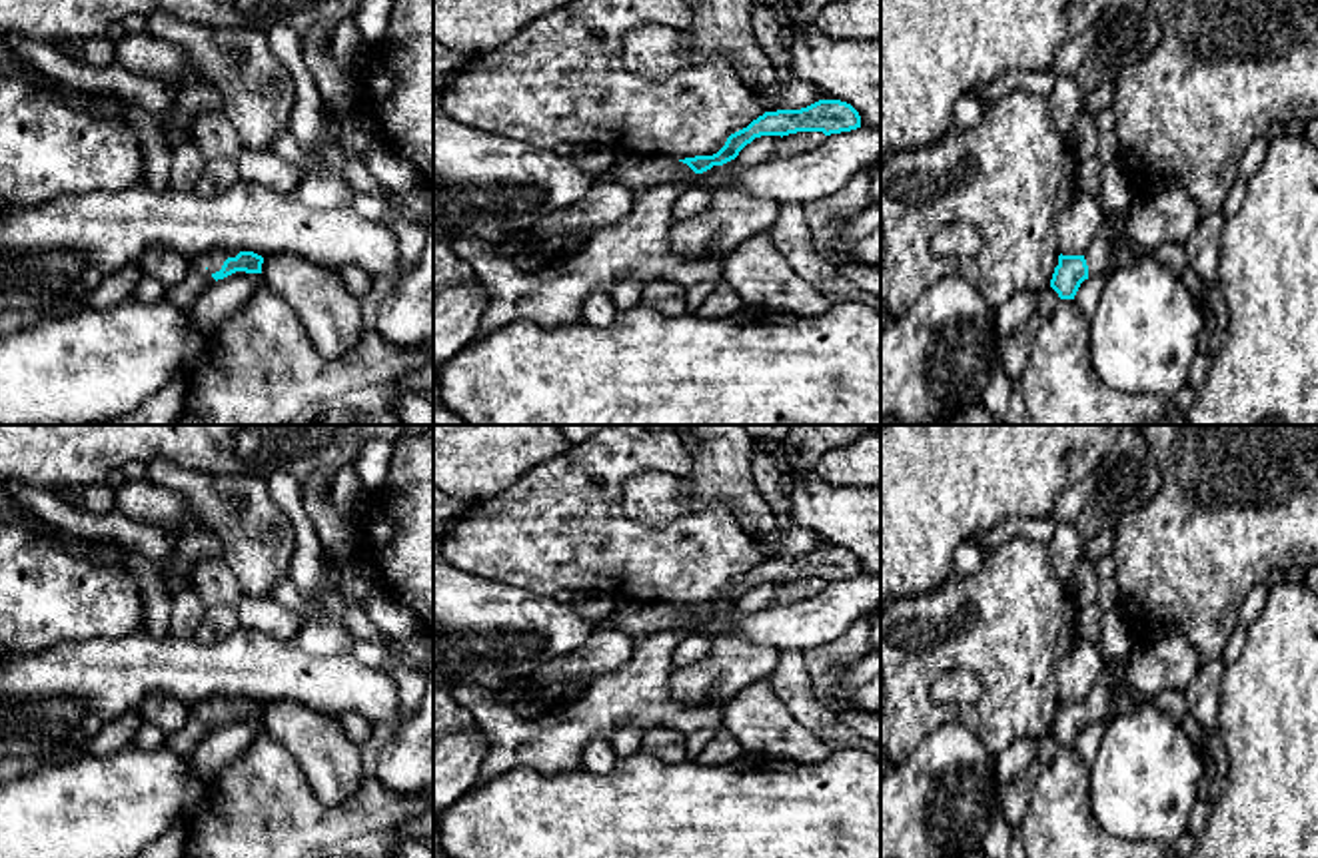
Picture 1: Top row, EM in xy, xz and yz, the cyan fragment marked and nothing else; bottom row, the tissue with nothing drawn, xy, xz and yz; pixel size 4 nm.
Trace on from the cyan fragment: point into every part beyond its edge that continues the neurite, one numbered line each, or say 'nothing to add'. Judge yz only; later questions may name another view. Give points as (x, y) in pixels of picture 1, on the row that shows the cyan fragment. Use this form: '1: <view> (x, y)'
1: yz (1109, 250)

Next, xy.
1: xy (198, 280)

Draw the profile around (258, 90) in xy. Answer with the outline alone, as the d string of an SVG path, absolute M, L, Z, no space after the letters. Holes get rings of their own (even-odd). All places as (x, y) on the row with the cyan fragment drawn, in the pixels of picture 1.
M168 12L146 18L146 32L182 48L202 80L224 96L224 116L240 134L244 150L272 152L274 138L288 130L296 104L296 84L274 54L268 34L256 28L204 28Z

